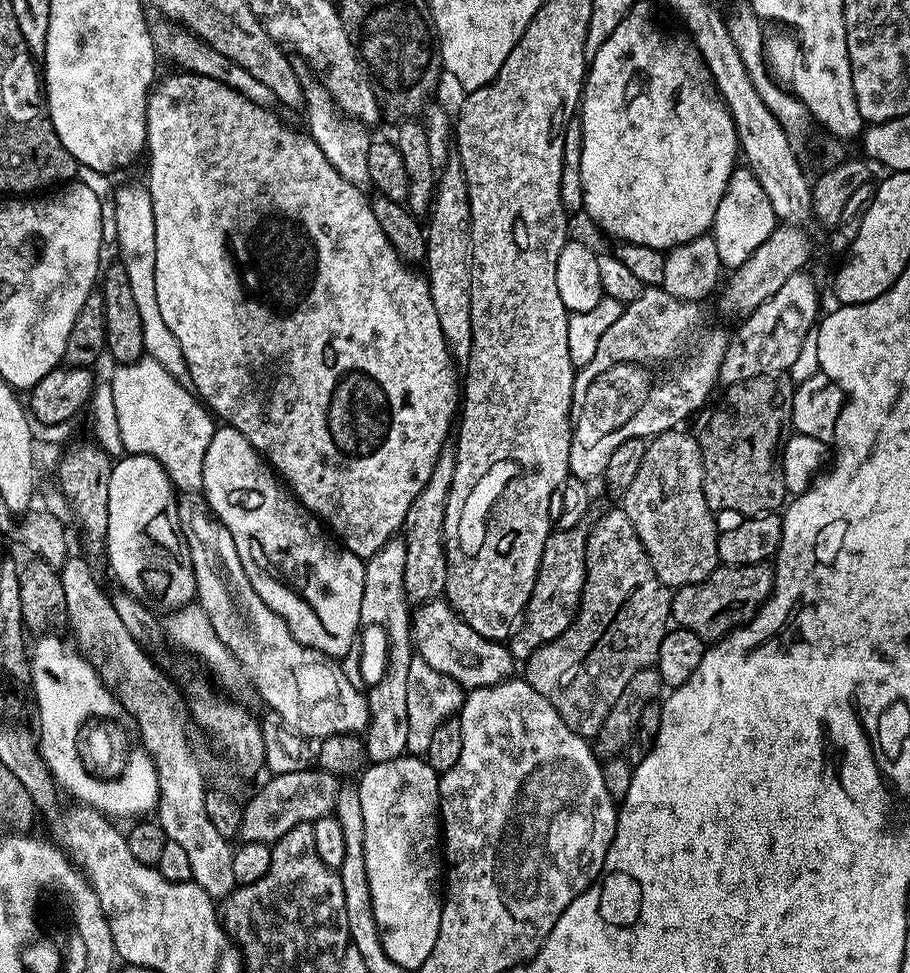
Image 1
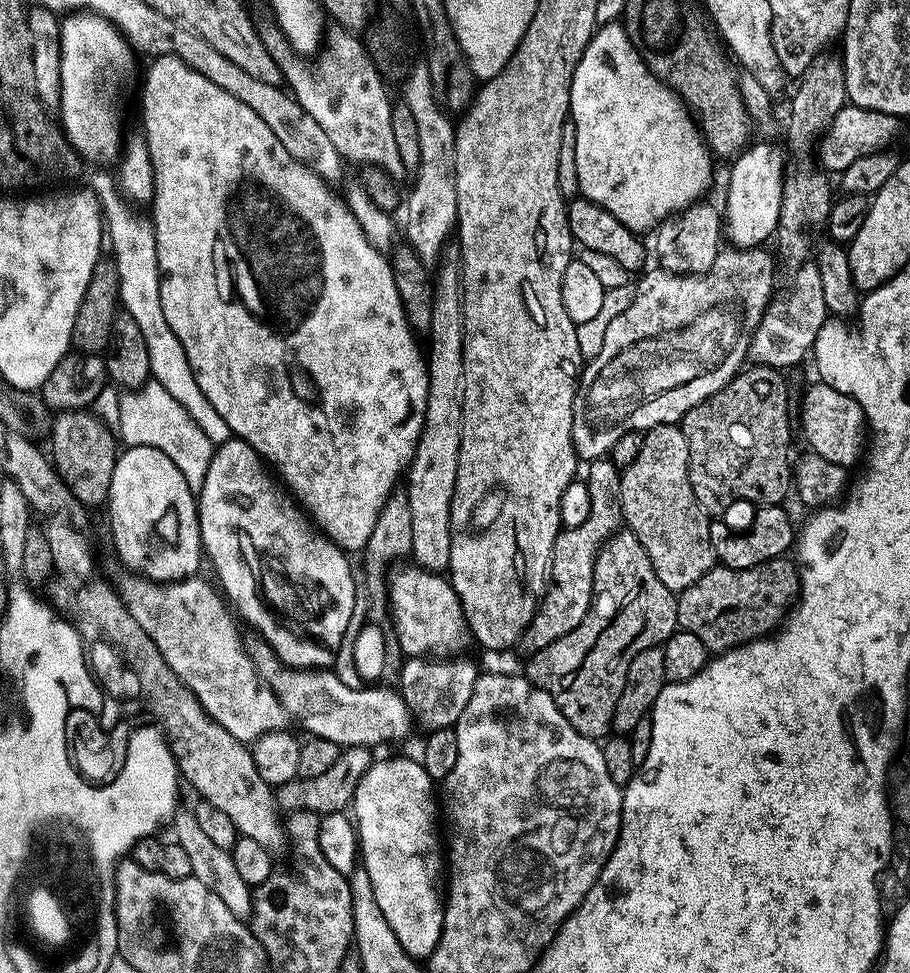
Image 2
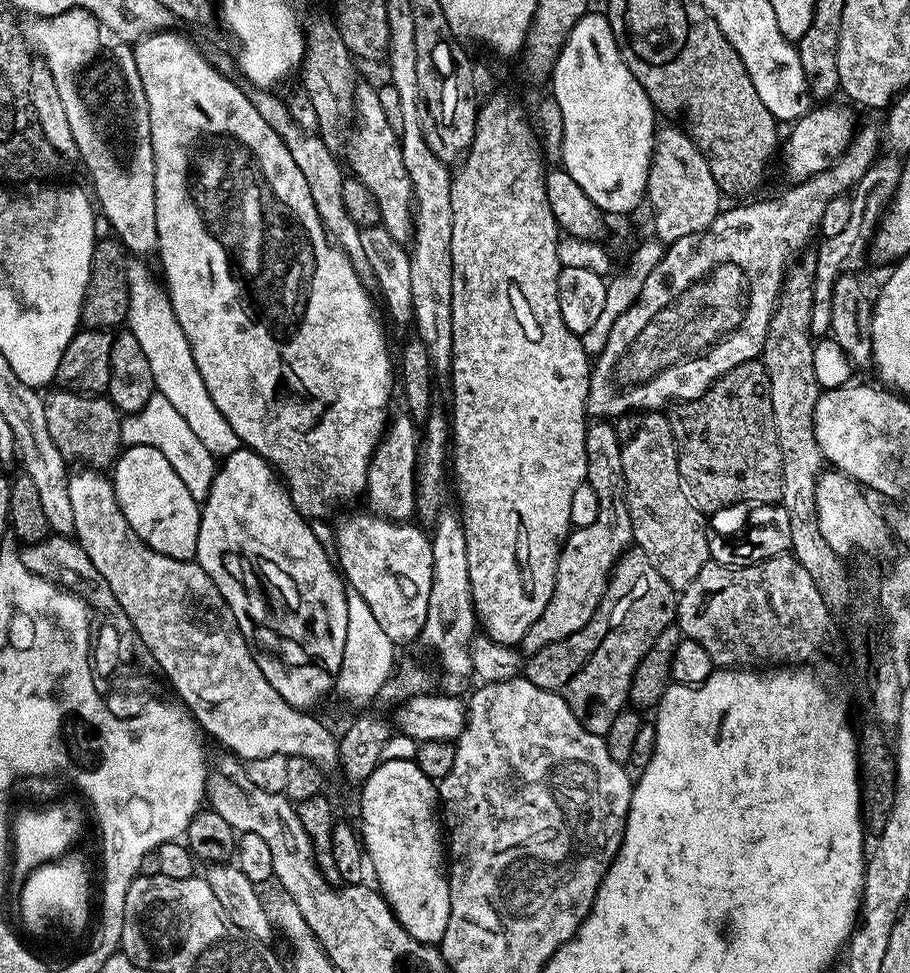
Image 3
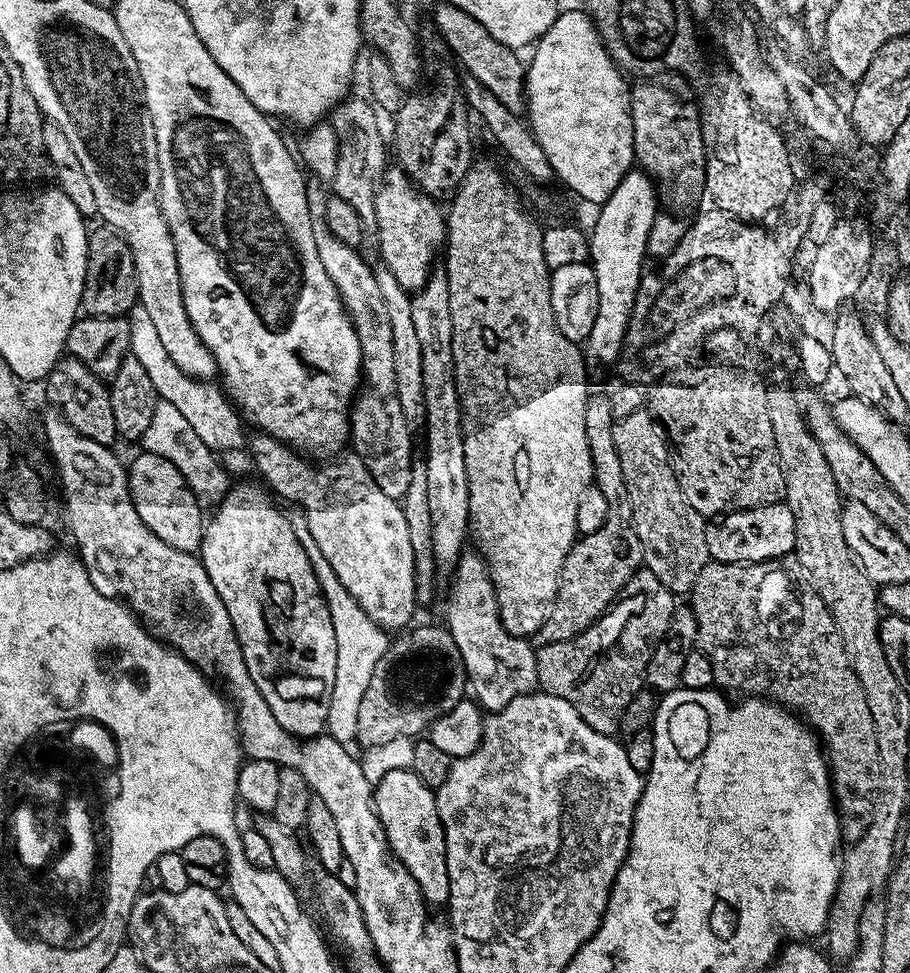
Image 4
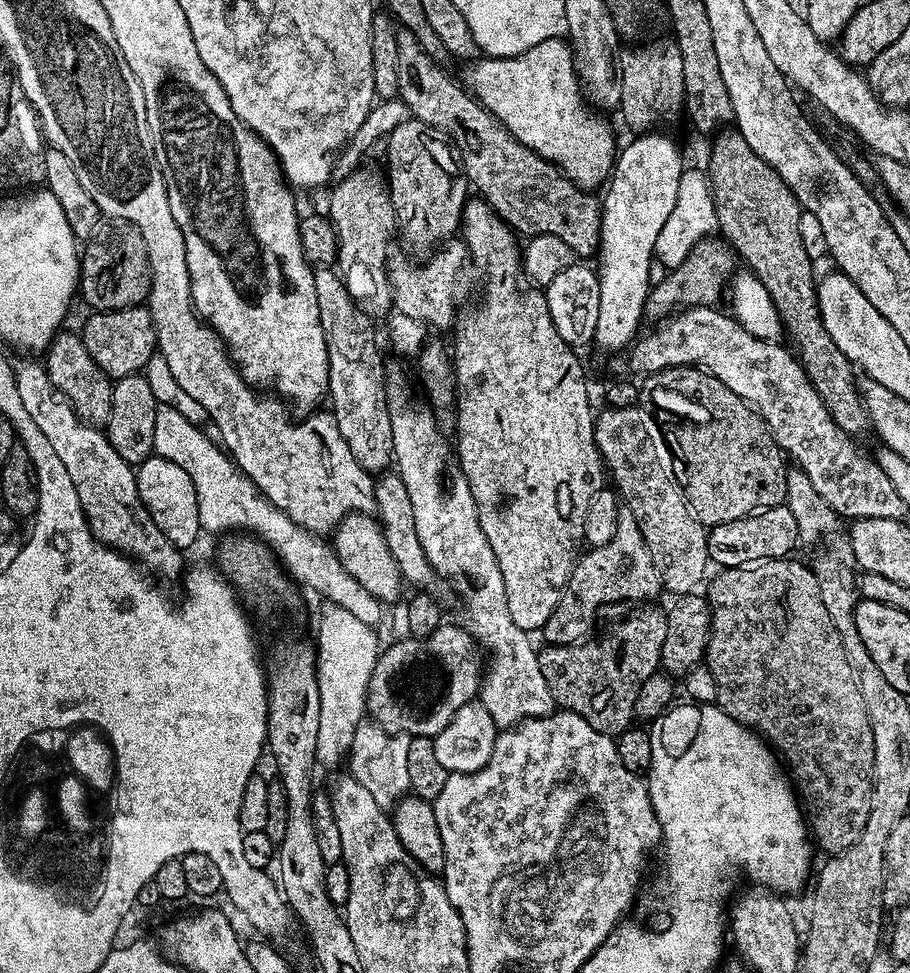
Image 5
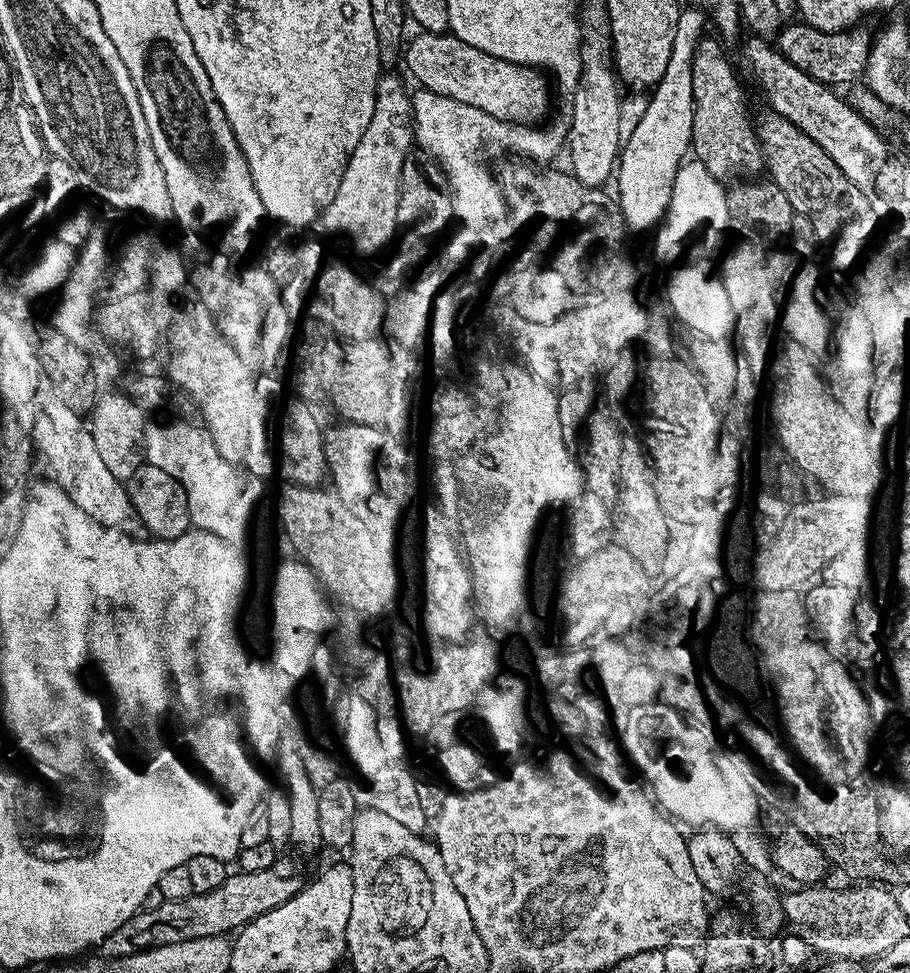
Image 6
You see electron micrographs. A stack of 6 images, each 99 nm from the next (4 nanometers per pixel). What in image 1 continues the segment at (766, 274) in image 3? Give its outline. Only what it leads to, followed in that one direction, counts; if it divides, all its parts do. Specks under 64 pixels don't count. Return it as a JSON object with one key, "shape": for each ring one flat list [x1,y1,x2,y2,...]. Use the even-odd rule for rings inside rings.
{"shape":[[662,286,645,287,644,292,634,302,624,305,624,312,618,318,618,322,614,322,614,326,610,326,610,330,606,330,606,334,602,334,602,342,598,342,598,350,594,354,594,358,590,358,590,362,585,368,579,369,576,373,576,381,572,387,572,441,570,442,570,458,568,459,568,471,575,479,581,482,589,482,595,478,603,477,606,470,606,462,622,442,627,439,645,439,657,436,660,432,671,432,687,418,691,412,696,412,708,400,708,395,712,392,712,387,717,387,719,378,719,366,722,364,723,356,727,352,729,333,723,332,720,328,704,329,704,316,700,313,702,310,700,304,691,304,685,300,674,298]]}

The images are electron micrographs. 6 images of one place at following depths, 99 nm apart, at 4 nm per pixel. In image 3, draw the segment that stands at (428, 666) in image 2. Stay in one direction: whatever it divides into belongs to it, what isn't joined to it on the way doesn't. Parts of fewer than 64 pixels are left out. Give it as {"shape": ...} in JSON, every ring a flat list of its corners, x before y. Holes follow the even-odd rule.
{"shape":[[445,508,440,512,430,539,434,564,426,620,420,632,419,643,440,653,443,693,460,696,465,693,463,691,474,676,471,643,476,635,478,621,470,590,464,524,457,509]]}

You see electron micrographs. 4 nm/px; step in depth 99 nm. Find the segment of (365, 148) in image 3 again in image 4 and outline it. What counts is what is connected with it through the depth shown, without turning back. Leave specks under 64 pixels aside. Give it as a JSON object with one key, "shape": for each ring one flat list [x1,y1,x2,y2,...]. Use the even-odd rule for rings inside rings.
{"shape":[[398,168,385,171,382,185,375,196,374,229,378,238,381,263,394,274,398,284,409,292,415,292,428,280,432,268,432,256,447,239,445,213,433,197,425,195]]}

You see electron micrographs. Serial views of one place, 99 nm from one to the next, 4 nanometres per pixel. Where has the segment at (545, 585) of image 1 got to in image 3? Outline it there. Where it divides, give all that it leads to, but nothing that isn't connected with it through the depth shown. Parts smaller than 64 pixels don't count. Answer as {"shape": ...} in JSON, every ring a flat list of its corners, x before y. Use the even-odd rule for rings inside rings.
{"shape":[[589,423,586,430,586,474,587,484,594,486,594,494,598,494,598,518,594,518,591,526,573,528,564,539,550,602,546,602,546,610,538,614,538,622,526,630,518,645,525,657,538,653,544,646,569,638,590,622,608,588,612,569,633,543,630,510,621,484,622,443,615,433,615,423]]}

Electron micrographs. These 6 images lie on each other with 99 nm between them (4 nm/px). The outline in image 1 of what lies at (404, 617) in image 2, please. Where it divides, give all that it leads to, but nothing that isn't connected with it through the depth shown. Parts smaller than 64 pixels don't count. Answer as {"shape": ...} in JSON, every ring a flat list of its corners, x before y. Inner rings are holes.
{"shape":[[447,599,427,600,411,613,411,634,414,652,436,671,448,675,464,690,485,688,513,675,514,661,507,647,499,640,487,640,478,634,453,610]]}

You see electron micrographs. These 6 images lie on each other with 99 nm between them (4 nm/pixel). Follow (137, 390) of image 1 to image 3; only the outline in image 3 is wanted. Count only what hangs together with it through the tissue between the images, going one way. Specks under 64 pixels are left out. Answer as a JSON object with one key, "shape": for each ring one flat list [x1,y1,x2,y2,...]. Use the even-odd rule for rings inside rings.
{"shape":[[154,395,150,402,146,402,146,406,142,406,142,410,127,413,120,421,120,439,128,446,141,444,162,450,170,466,174,466,178,478,186,482,186,490,190,490,194,499,198,502,206,499,216,477,217,457,212,456,210,450,202,446,202,442,198,442,194,430,190,430,190,425,186,423,186,418,182,418,178,410,174,410,173,404,166,397]]}

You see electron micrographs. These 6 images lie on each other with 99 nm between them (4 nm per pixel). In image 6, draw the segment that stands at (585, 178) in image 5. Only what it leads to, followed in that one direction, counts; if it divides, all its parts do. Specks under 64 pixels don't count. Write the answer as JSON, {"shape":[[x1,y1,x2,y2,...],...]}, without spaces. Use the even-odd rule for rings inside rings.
{"shape":[[421,31,417,35,407,41,402,60,408,63,409,74,417,80,416,84,421,89,446,95,453,105,465,104,468,110,485,112,512,124,536,126,545,119,543,116,548,112,549,77,541,69,494,58,492,53,478,50,475,44,467,44,447,31]]}

